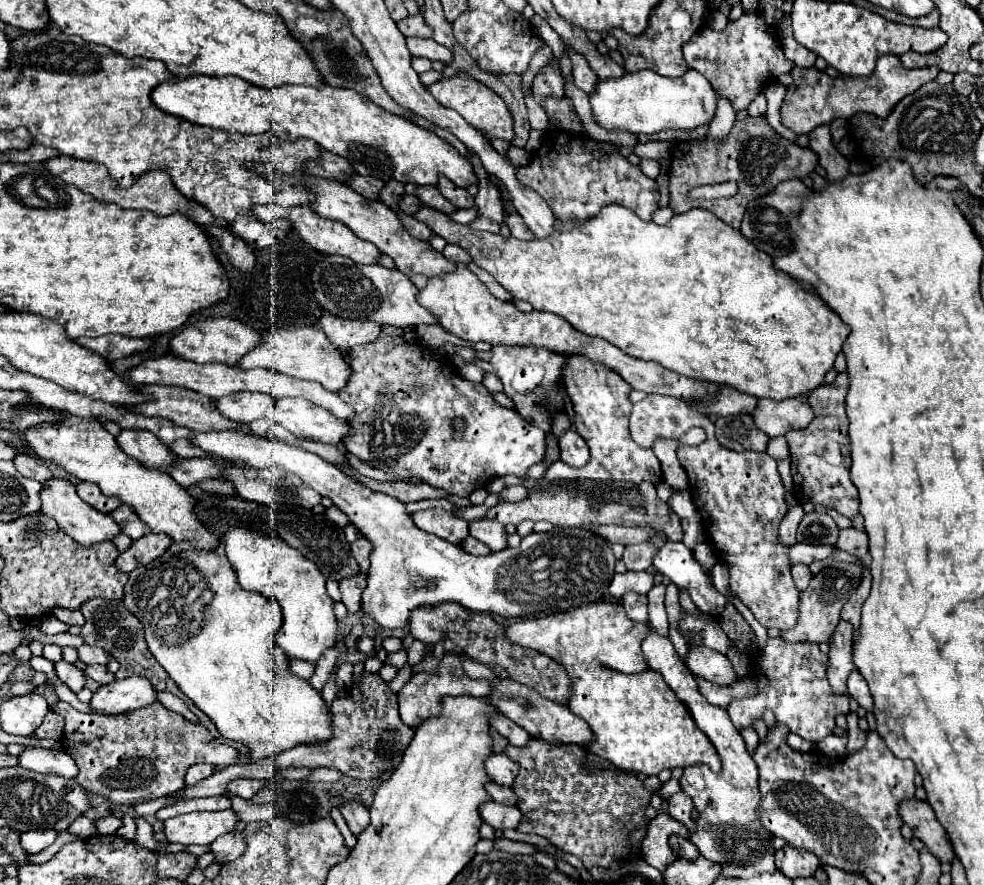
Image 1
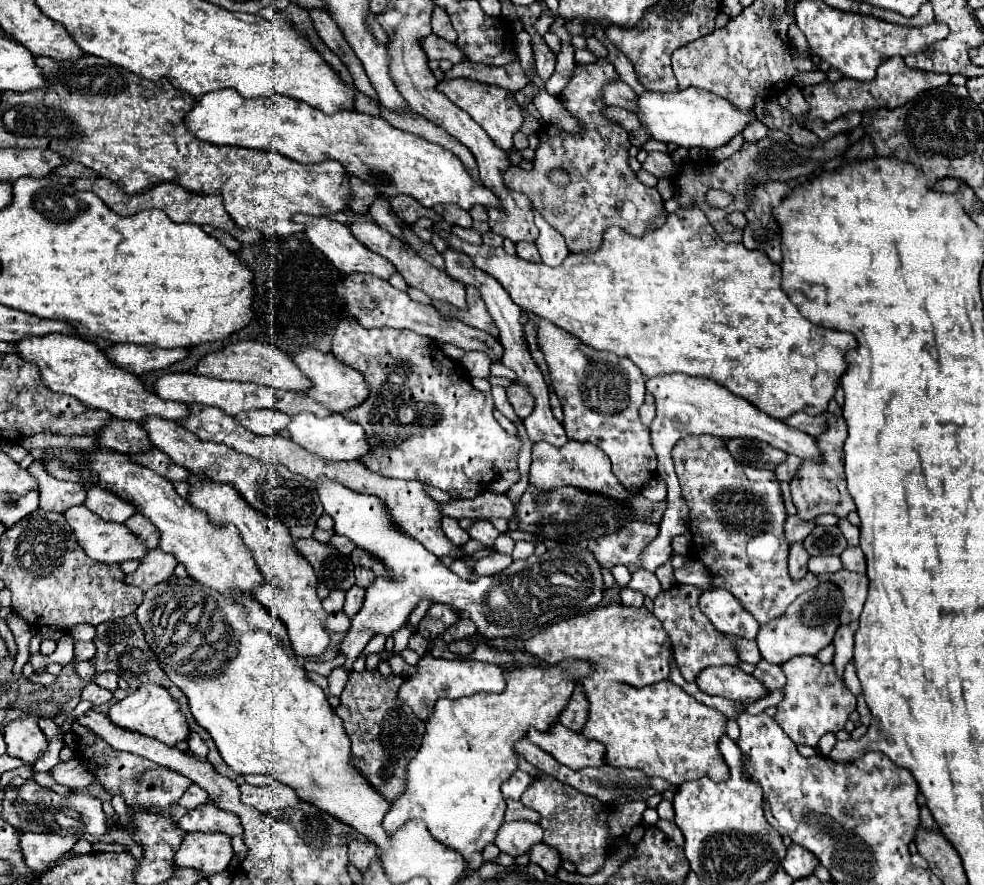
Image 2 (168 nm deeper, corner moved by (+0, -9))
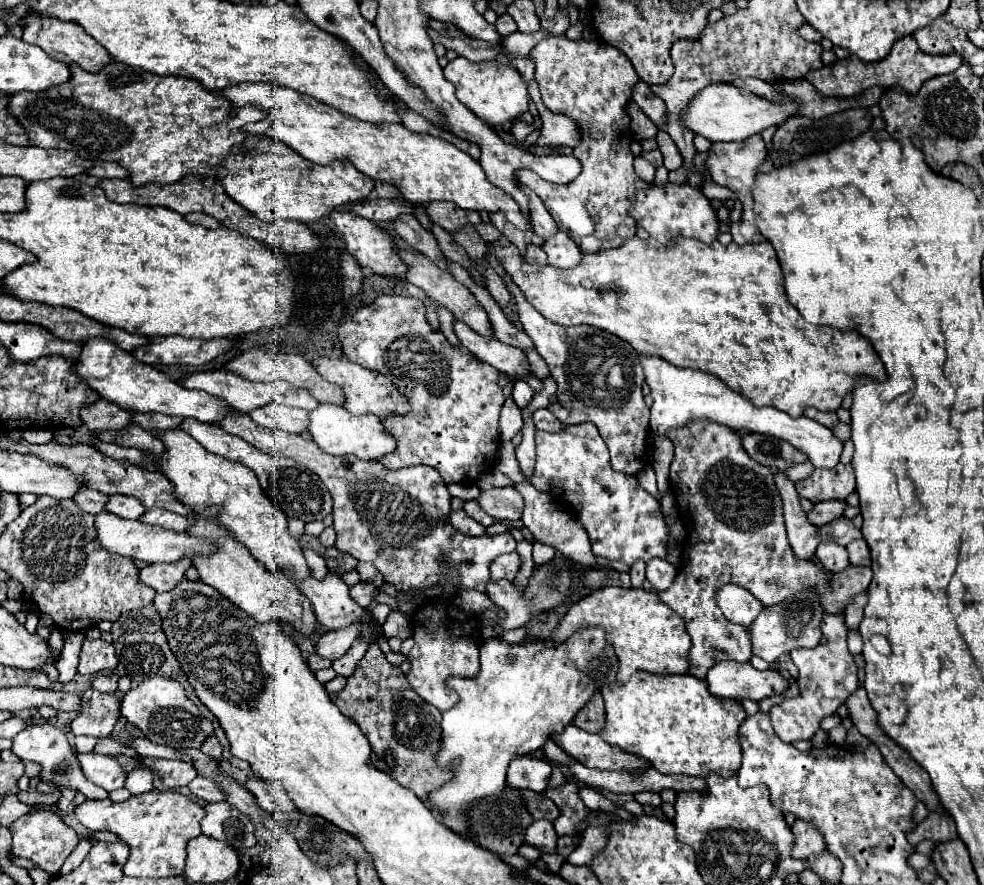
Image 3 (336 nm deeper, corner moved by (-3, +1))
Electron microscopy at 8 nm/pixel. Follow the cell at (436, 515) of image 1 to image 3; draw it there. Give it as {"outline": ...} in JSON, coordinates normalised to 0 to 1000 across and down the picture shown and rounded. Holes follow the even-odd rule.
{"outline":[[[460,577],[460,580],[456,582],[456,589],[458,589],[458,593],[460,593],[464,600],[468,600],[468,602],[483,605],[483,607],[493,602],[493,595],[491,595],[489,591],[481,589],[473,577]]]}

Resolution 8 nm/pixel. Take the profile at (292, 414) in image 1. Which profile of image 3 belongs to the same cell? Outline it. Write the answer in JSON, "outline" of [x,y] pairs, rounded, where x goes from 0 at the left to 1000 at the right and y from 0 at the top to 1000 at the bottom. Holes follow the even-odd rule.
{"outline":[[[326,455],[314,467],[314,489],[318,498],[334,514],[361,514],[365,519],[385,519],[401,507],[399,494],[391,489],[383,469],[357,469],[345,458]]]}

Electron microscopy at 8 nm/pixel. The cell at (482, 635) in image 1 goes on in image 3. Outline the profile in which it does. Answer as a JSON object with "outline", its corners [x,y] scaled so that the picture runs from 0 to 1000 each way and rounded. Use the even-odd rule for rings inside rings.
{"outline":[[[605,781],[605,785],[597,792],[597,797],[592,797],[588,801],[586,810],[582,812],[582,819],[588,824],[595,824],[599,828],[609,828],[611,819],[613,819],[613,810],[615,810],[613,790],[611,790],[611,783]]]}

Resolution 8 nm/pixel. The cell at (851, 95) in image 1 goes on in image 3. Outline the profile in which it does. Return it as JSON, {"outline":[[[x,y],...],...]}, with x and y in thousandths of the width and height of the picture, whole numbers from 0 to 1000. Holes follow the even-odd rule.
{"outline":[[[918,42],[916,46],[912,46],[903,60],[903,64],[895,67],[895,69],[889,69],[889,71],[879,71],[879,69],[873,69],[873,64],[867,64],[863,62],[863,67],[857,69],[859,78],[861,78],[861,85],[851,89],[847,87],[847,78],[845,76],[836,76],[836,78],[830,78],[830,80],[822,80],[818,85],[820,92],[824,92],[830,103],[834,107],[851,107],[851,110],[867,110],[867,107],[875,107],[877,103],[889,98],[889,96],[895,96],[895,98],[908,98],[908,96],[914,96],[920,105],[932,105],[938,96],[938,92],[946,89],[946,87],[952,87],[952,85],[960,85],[960,82],[966,82],[971,80],[975,73],[979,71],[979,64],[977,62],[942,62],[942,60],[936,60],[932,49],[928,46],[928,42]]]}

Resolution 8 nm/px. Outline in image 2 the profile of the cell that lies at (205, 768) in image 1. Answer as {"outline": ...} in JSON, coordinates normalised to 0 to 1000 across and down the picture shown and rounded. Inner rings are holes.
{"outline":[[[195,887],[195,889],[185,898],[185,903],[181,905],[181,910],[183,910],[183,912],[189,912],[189,914],[199,914],[199,912],[207,910],[209,905],[211,905],[209,894],[205,894],[203,889]]]}

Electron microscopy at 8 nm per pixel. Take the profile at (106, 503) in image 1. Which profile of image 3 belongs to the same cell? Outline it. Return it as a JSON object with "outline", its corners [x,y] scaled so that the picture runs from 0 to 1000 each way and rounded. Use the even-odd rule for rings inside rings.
{"outline":[[[111,559],[107,575],[125,586],[141,586],[143,580],[147,577],[143,566],[139,566],[137,562],[131,562],[131,559]]]}

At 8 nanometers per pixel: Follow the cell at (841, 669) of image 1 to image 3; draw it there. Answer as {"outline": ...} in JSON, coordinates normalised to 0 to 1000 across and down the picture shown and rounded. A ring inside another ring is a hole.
{"outline":[[[881,670],[877,672],[871,672],[859,688],[859,704],[861,704],[861,711],[867,713],[873,708],[875,699],[877,699],[877,686],[881,684]]]}

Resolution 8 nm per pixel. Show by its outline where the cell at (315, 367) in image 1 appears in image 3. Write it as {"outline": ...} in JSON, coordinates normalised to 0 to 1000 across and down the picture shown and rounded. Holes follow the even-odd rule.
{"outline":[[[326,403],[320,410],[320,417],[336,433],[342,433],[349,440],[351,453],[349,460],[359,467],[359,469],[369,469],[369,467],[379,467],[379,469],[397,469],[397,467],[412,467],[416,462],[416,455],[412,455],[412,449],[408,444],[403,444],[401,435],[397,435],[397,431],[383,421],[383,419],[375,419],[363,410],[357,410],[355,406],[334,406],[334,403]]]}

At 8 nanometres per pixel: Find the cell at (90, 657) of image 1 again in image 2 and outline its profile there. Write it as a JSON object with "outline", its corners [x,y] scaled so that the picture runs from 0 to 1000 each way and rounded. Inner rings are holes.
{"outline":[[[104,760],[104,763],[100,763],[98,767],[96,767],[96,772],[100,774],[100,776],[106,776],[106,779],[110,779],[110,781],[118,781],[120,779],[120,763],[118,760]]]}

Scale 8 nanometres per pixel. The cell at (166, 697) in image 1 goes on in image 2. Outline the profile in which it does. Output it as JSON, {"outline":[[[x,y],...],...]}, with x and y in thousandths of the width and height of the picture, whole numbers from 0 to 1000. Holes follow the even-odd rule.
{"outline":[[[193,828],[191,844],[193,844],[193,849],[195,849],[197,853],[201,853],[201,855],[209,855],[209,853],[211,853],[211,844],[207,842],[207,837],[203,835],[201,828]]]}

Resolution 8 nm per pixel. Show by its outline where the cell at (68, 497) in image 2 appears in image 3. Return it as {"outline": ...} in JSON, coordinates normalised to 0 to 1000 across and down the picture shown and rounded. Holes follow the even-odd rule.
{"outline":[[[82,550],[82,553],[80,553],[76,559],[74,559],[74,566],[76,566],[76,568],[82,573],[82,575],[90,577],[92,582],[97,582],[97,580],[105,577],[107,562],[109,562],[109,559],[99,557],[99,555],[90,553],[90,550]]]}

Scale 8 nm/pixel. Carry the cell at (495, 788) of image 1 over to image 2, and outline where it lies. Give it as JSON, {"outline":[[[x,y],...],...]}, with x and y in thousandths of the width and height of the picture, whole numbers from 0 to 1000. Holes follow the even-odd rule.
{"outline":[[[514,903],[514,921],[512,921],[512,928],[543,928],[547,930],[549,923],[545,921],[545,916],[533,912],[528,905],[522,905],[522,903]]]}

